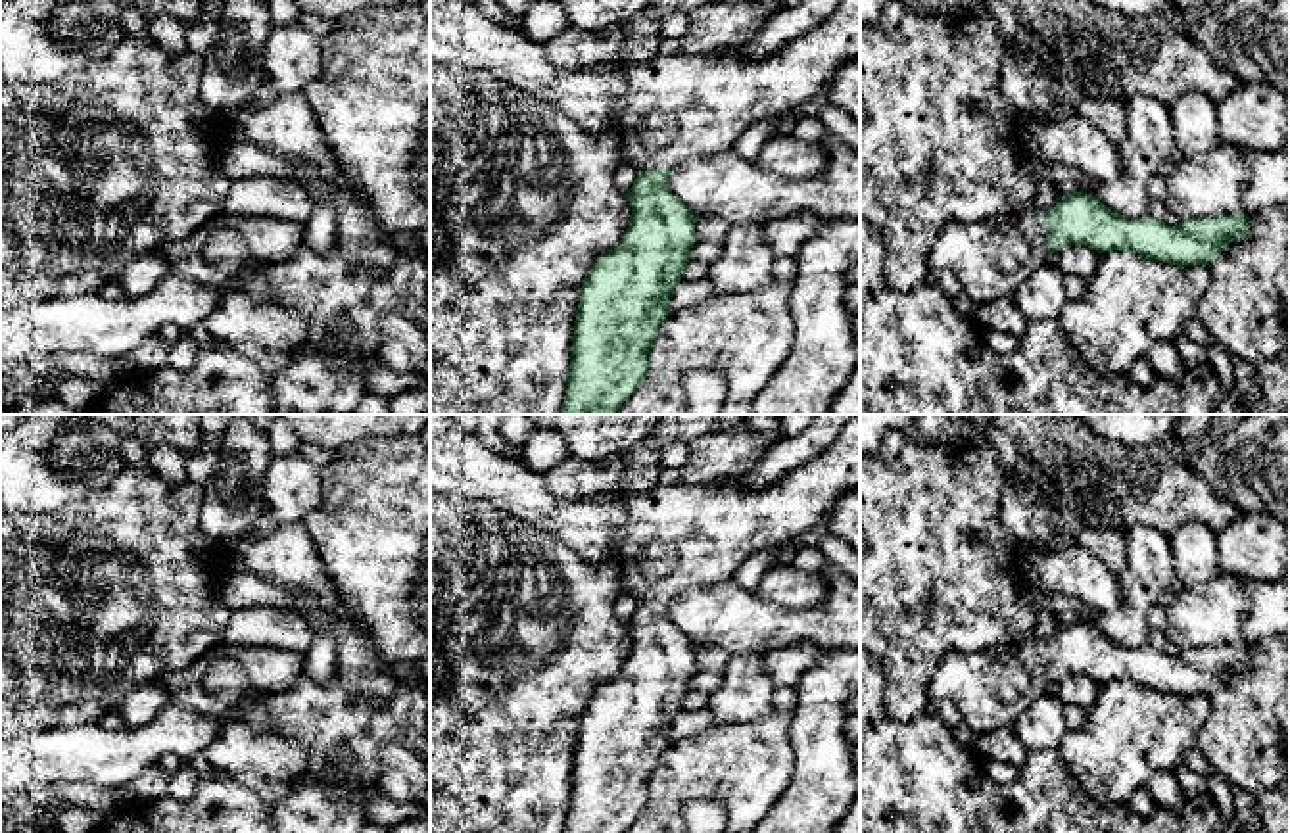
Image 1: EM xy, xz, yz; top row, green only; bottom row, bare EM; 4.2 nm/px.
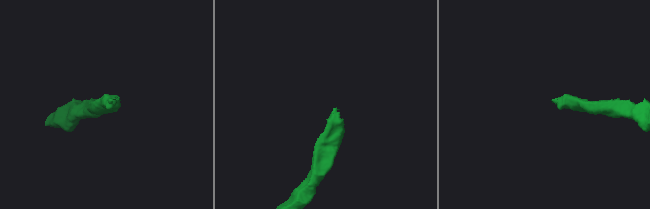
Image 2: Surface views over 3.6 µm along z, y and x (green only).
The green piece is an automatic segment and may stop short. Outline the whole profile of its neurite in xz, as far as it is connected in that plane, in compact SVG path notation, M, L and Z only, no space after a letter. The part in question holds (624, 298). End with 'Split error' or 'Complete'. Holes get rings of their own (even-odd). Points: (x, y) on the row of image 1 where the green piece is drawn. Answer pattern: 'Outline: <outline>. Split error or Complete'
Outline: M430 0L430 63L451 69L482 71L505 81L524 94L536 96L578 123L585 132L616 131L622 136L624 163L637 171L635 184L626 192L632 217L620 246L603 253L589 267L576 309L572 361L561 415L616 415L620 405L639 388L647 374L647 353L660 324L672 313L672 294L689 263L689 250L699 240L695 213L680 202L670 186L670 173L695 155L714 155L733 150L737 138L754 123L776 119L814 98L850 60L860 60L860 0L843 0L837 10L810 33L777 48L774 54L751 60L739 46L722 54L680 50L658 54L647 63L568 71L547 61L543 46L482 13L476 4L463 0Z. Split error

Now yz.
Outline: M1073 192L1046 213L1031 209L1017 217L946 223L933 240L927 265L931 276L952 271L981 307L1012 298L1065 244L1190 267L1213 263L1234 238L1248 236L1248 215L1186 217L1169 226L1152 215L1119 215L1088 192Z. Split error

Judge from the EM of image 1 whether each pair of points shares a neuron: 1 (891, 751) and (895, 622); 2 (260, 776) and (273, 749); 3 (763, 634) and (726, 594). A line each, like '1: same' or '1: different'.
1: different
2: same
3: same

